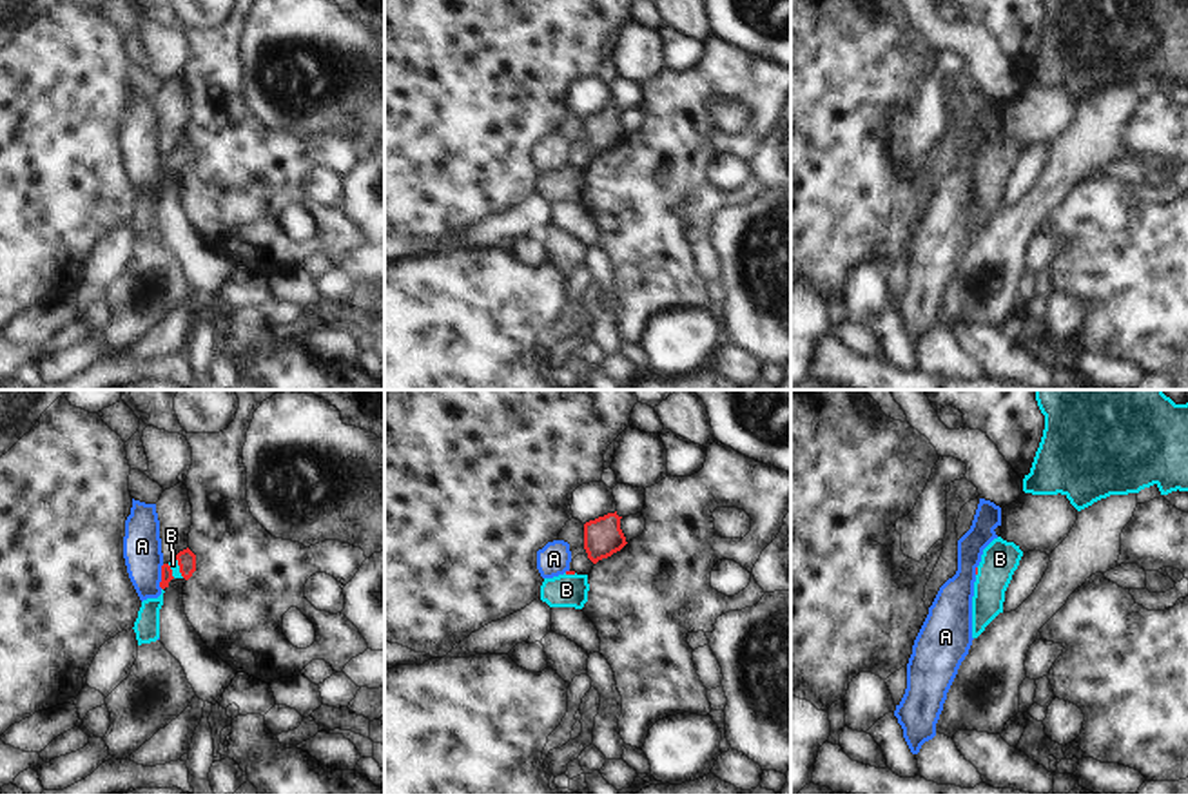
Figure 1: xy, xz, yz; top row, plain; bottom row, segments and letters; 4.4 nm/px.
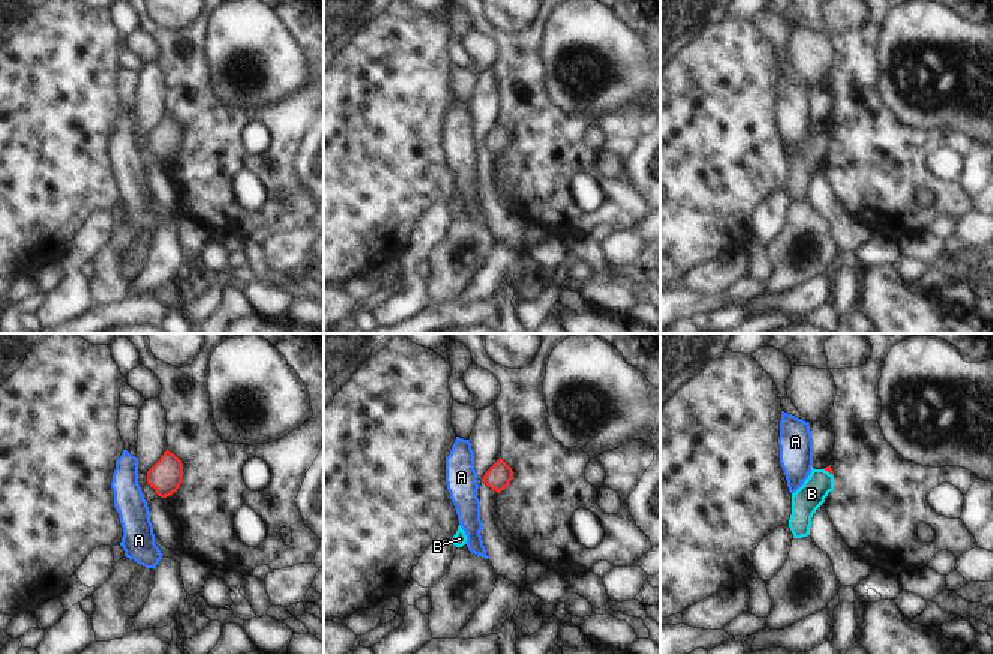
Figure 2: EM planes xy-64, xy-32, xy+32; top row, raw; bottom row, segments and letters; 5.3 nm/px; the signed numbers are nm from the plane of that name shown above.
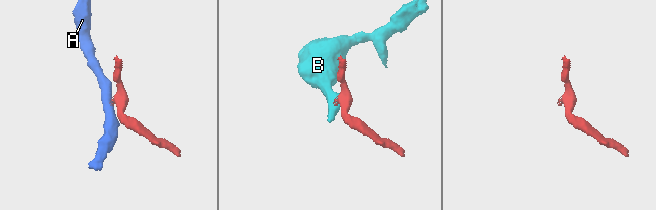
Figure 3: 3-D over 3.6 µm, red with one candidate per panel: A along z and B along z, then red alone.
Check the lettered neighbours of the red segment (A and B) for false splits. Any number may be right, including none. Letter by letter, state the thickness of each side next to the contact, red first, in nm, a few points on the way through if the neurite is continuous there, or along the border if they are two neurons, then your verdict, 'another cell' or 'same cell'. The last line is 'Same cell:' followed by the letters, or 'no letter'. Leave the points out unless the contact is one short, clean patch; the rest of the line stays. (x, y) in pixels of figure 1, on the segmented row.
A: calibres 50 and 180 nm; border xy (164, 564), (160, 588); another cell
B: calibres 80 and 40 nm; way xy (185, 559), (180, 568), (173, 564); same cell
Same cell: B

